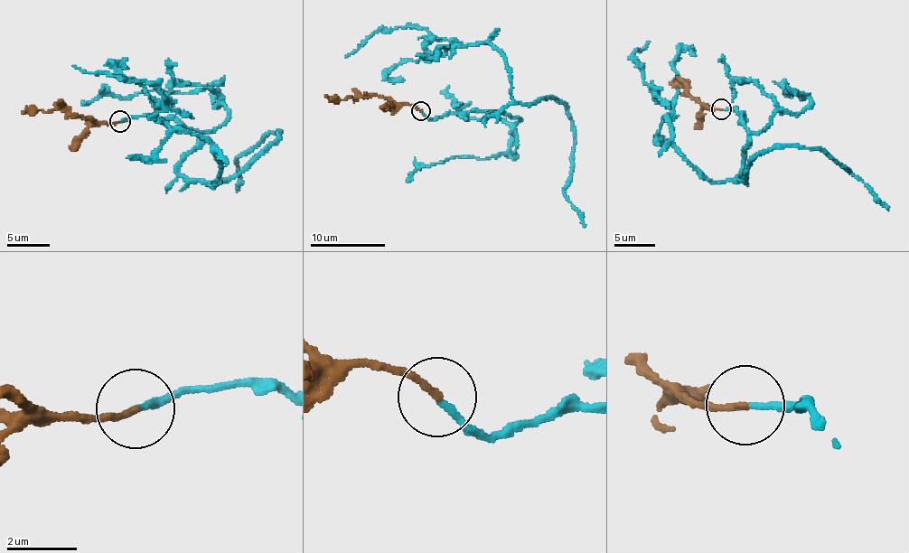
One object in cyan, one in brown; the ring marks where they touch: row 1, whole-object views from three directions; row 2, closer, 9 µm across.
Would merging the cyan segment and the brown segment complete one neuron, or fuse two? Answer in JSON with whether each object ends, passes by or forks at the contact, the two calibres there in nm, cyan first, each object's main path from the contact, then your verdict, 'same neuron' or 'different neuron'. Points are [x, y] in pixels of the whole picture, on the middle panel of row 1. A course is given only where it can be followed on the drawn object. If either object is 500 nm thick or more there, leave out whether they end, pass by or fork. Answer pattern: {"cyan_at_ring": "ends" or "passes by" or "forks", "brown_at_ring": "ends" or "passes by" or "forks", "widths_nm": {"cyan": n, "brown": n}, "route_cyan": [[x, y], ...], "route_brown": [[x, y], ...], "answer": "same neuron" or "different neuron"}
{"cyan_at_ring": "ends", "brown_at_ring": "ends", "widths_nm": {"cyan": 180, "brown": 190}, "route_cyan": [[420, 111], [501, 111], [505, 57], [486, 42], [432, 52], [422, 27], [402, 26], [345, 57]], "route_brown": [[420, 111], [409, 105], [396, 105], [377, 95], [330, 100], [325, 95]], "answer": "same neuron"}

